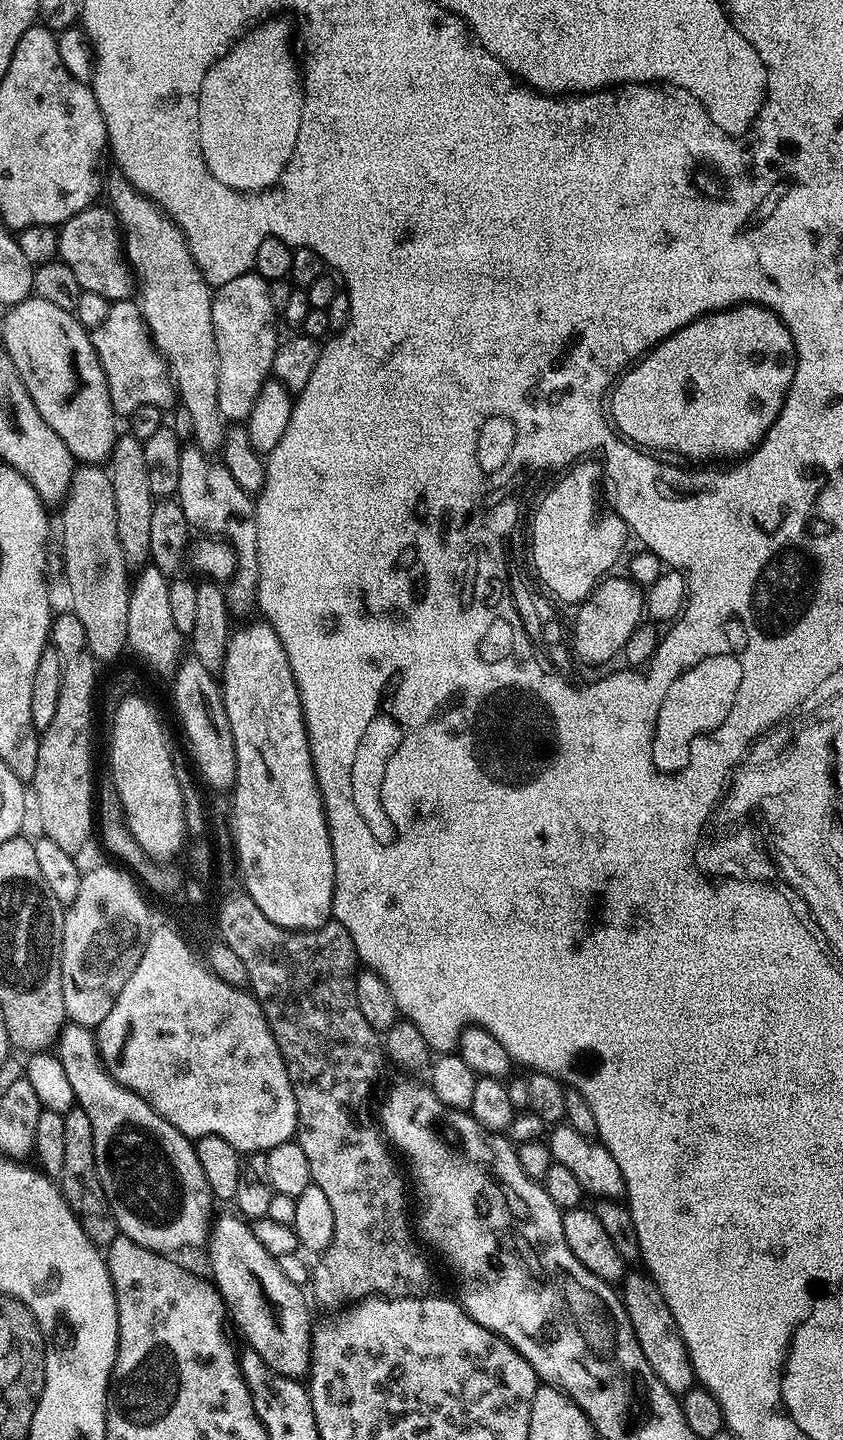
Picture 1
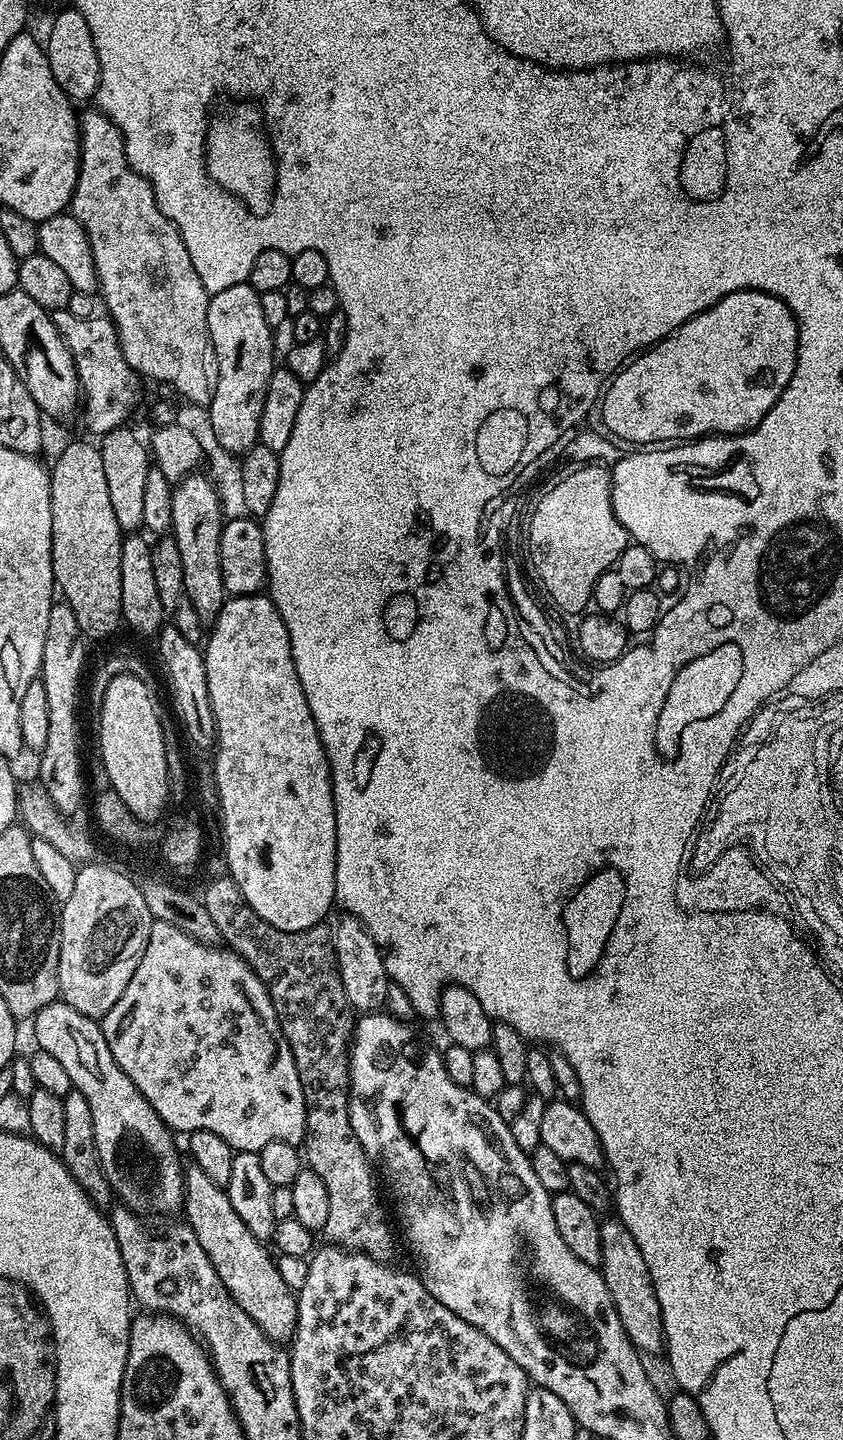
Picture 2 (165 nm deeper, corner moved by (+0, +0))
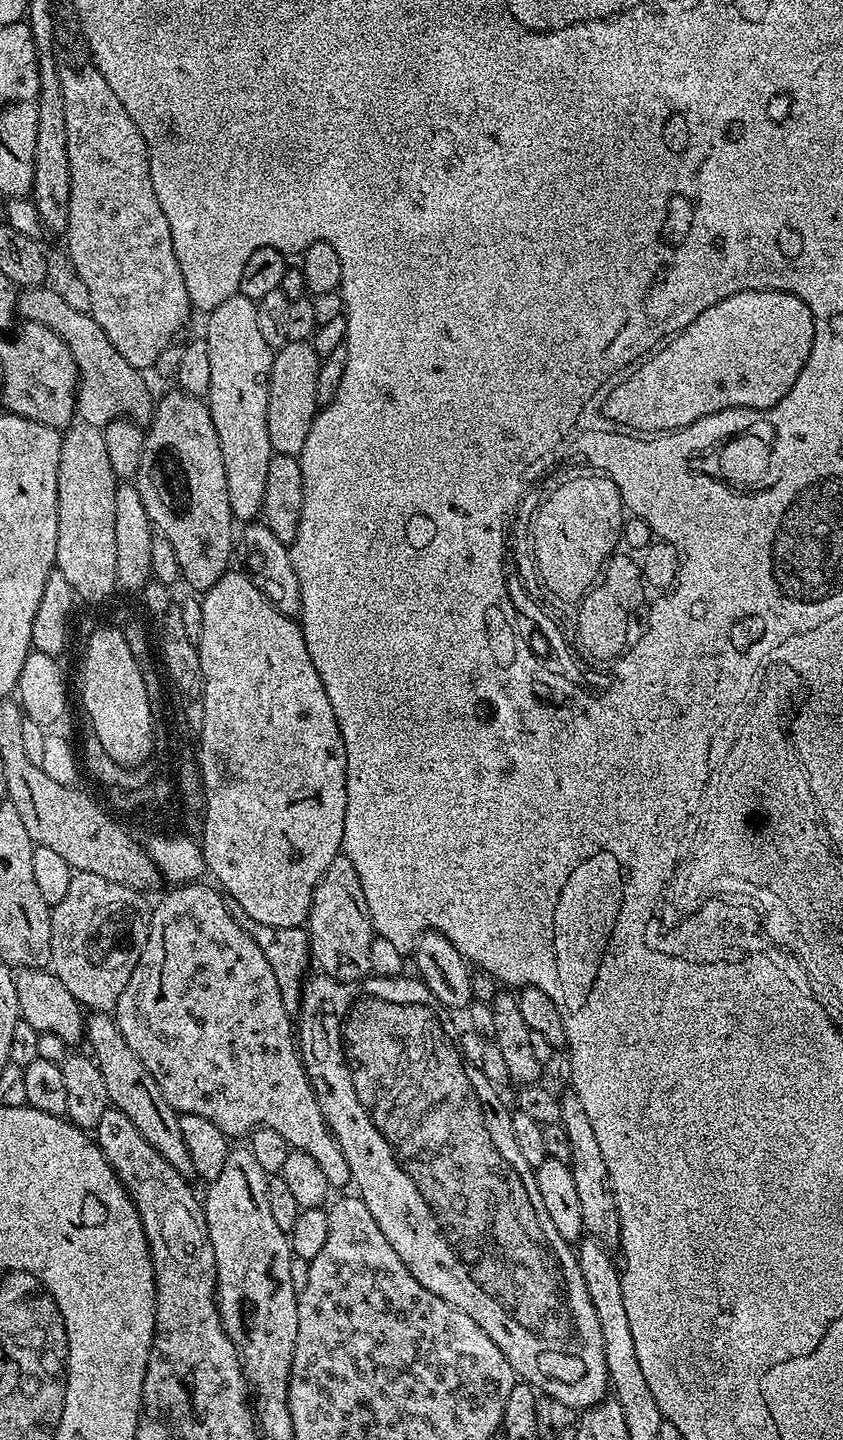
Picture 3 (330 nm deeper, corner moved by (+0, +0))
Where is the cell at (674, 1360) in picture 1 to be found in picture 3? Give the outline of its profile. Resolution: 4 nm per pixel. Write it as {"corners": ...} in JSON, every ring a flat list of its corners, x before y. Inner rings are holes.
{"corners":[[568,1090,565,1096,559,1097,559,1102,559,1123,564,1125,566,1134,570,1137,570,1167,574,1174,574,1187,582,1205,582,1222,585,1233,609,1250,619,1249,622,1223,620,1211,614,1198,614,1186,610,1182,610,1170,606,1170,606,1161,602,1159,602,1150,598,1146,598,1138,594,1135,590,1118,586,1115,586,1109,576,1097,575,1091]]}

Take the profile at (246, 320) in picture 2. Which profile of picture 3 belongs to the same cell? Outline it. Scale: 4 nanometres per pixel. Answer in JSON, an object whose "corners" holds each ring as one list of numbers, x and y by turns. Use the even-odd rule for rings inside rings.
{"corners":[[239,294,226,298,222,306,207,313,206,320,210,354,210,390,206,403,222,446,230,510,237,521,252,522,261,515,267,466,273,455,270,434,266,430,266,406,274,350,260,333,255,300]]}

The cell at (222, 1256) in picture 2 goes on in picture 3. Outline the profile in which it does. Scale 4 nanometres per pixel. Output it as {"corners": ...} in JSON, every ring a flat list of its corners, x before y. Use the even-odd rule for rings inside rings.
{"corners":[[92,1012,85,1019,84,1034,86,1044,92,1047,91,1055,102,1070,102,1078,106,1078,109,1105,126,1114,126,1118,134,1122,138,1134,142,1134,142,1138,146,1138,146,1142,150,1142,150,1146,154,1146,154,1150,158,1150,158,1154,162,1154,162,1158,166,1158,166,1162,170,1162,170,1166,174,1166,178,1174,195,1177,194,1162,190,1162,190,1150,186,1150,186,1142,182,1142,181,1113,170,1106,170,1102,166,1102,150,1070,142,1066,142,1058,138,1058,138,1054,134,1054,134,1050,126,1046,126,1038,122,1038,122,1030,118,1030,115,1019,107,1012]]}

